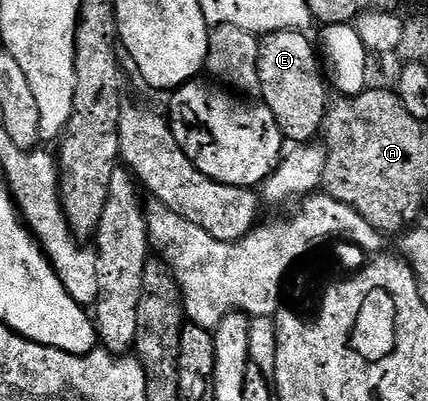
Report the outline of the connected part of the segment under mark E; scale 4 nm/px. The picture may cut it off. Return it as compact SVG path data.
M276 30L273 34L263 35L258 56L258 80L260 81L259 97L264 105L274 112L274 120L278 120L278 128L285 139L292 144L308 144L312 138L321 133L324 117L328 114L330 105L330 86L326 81L325 71L322 69L322 58L312 47L309 35L302 30Z

